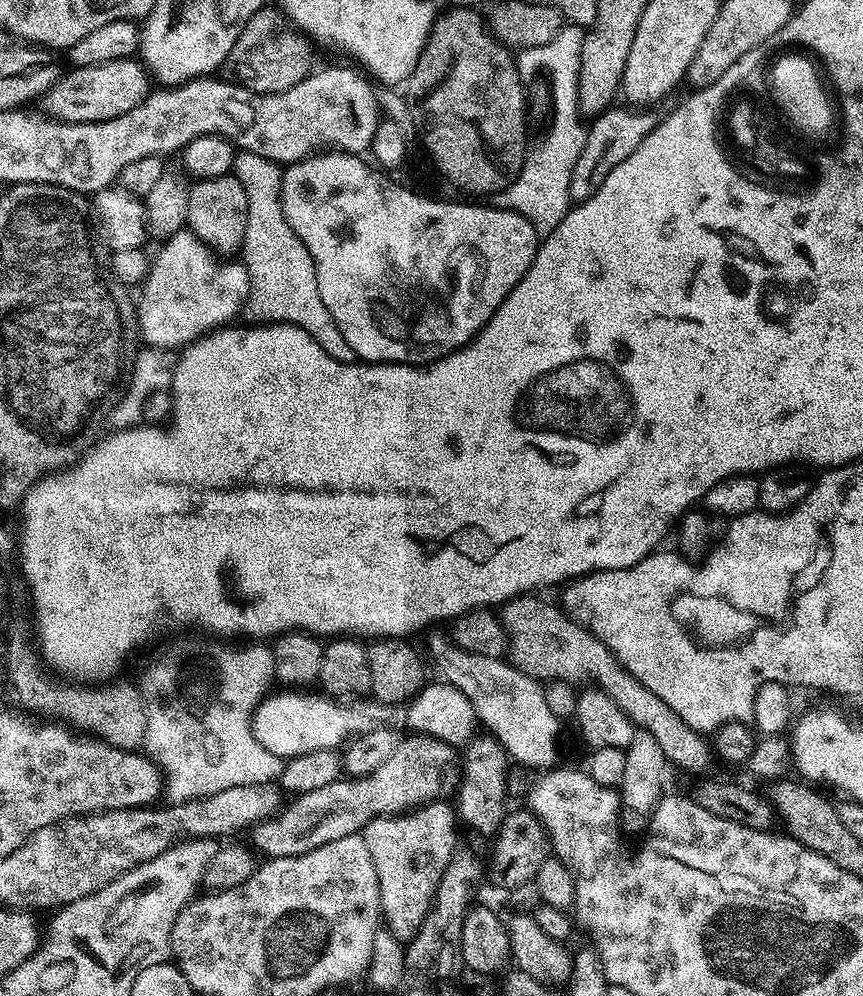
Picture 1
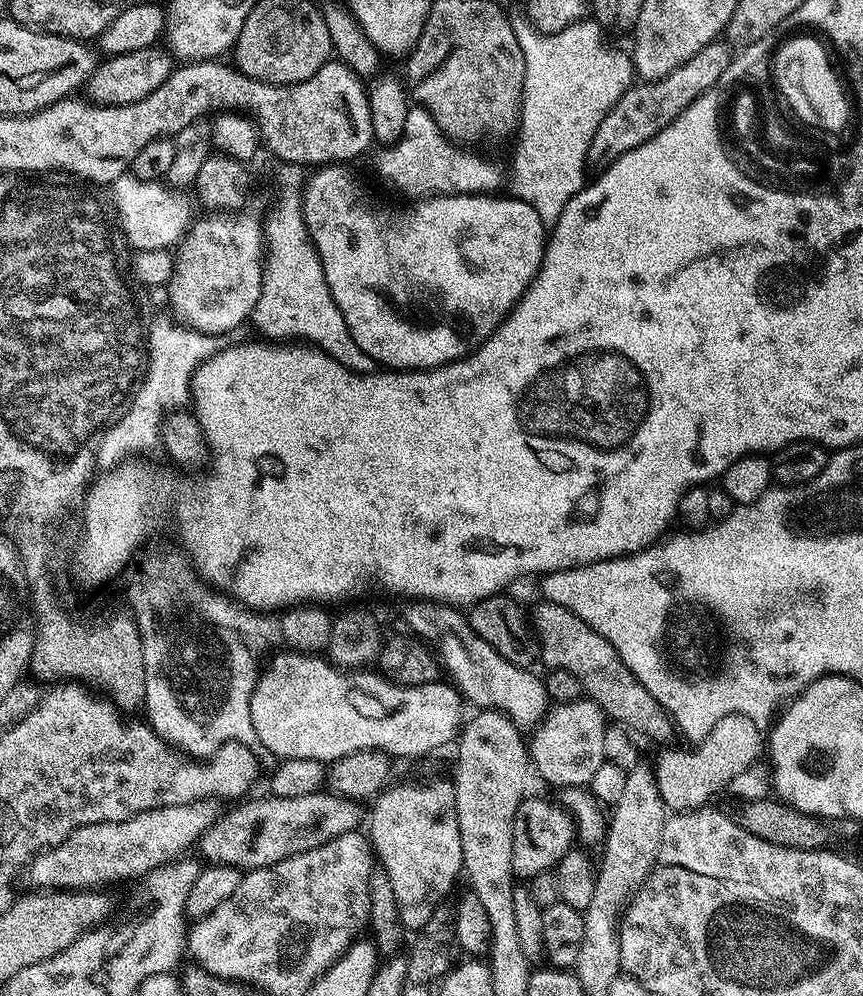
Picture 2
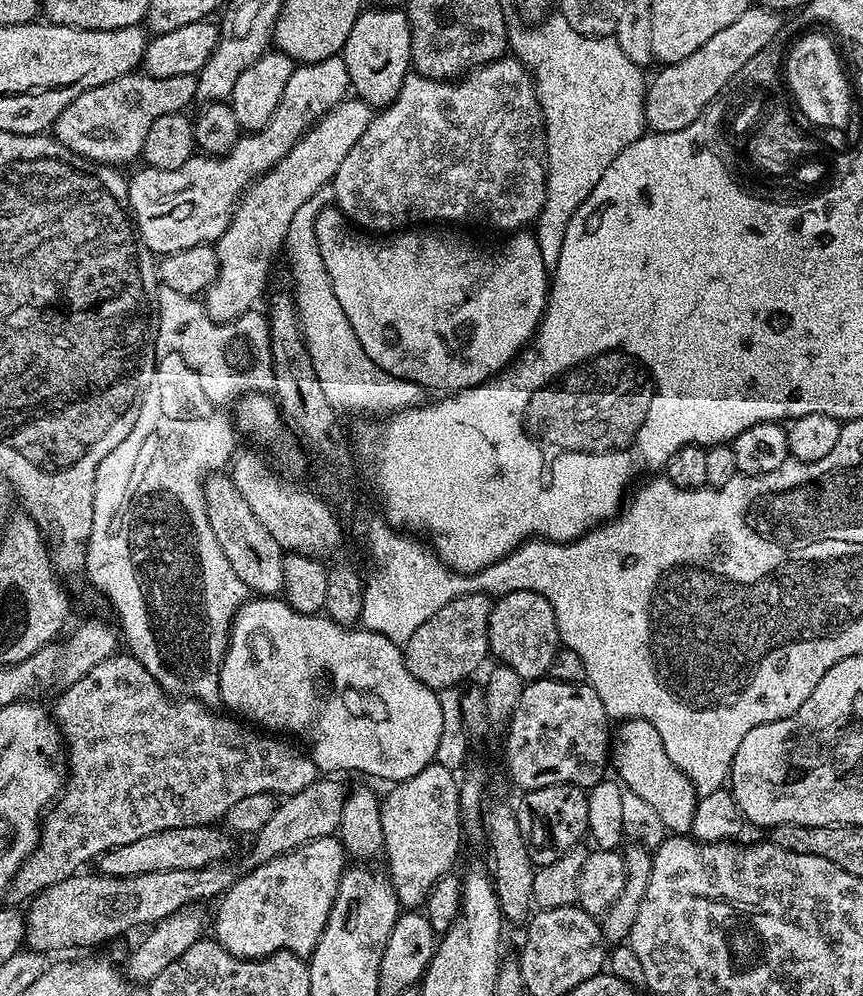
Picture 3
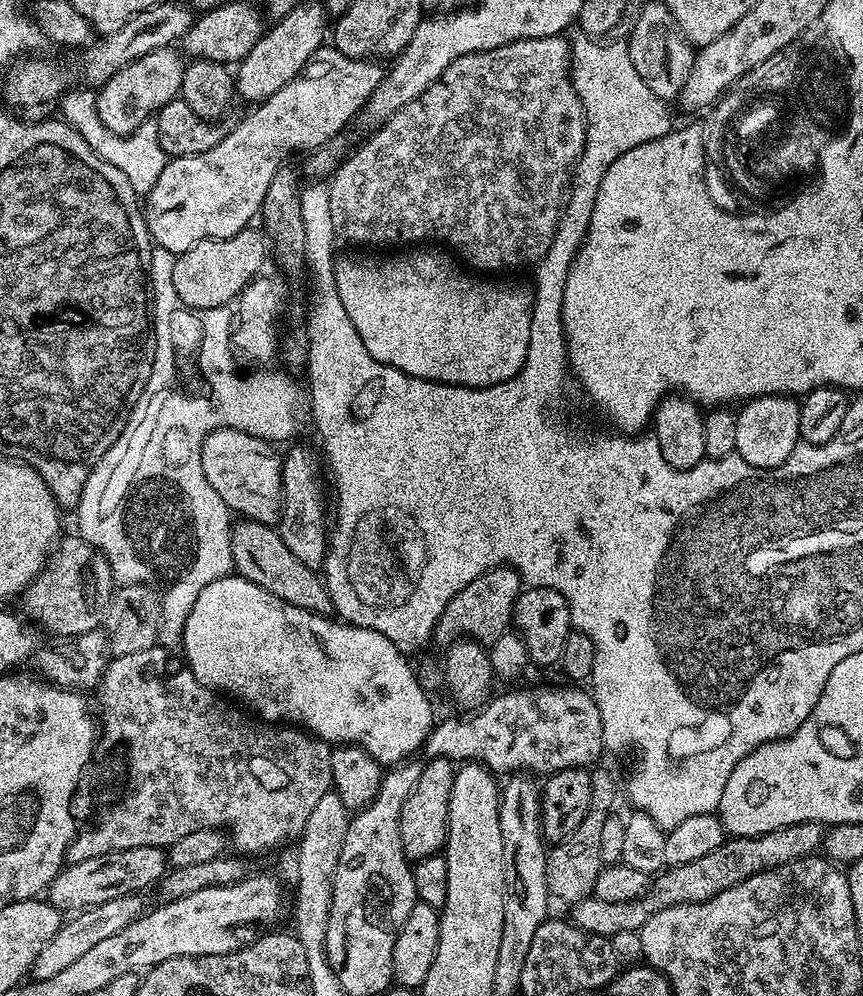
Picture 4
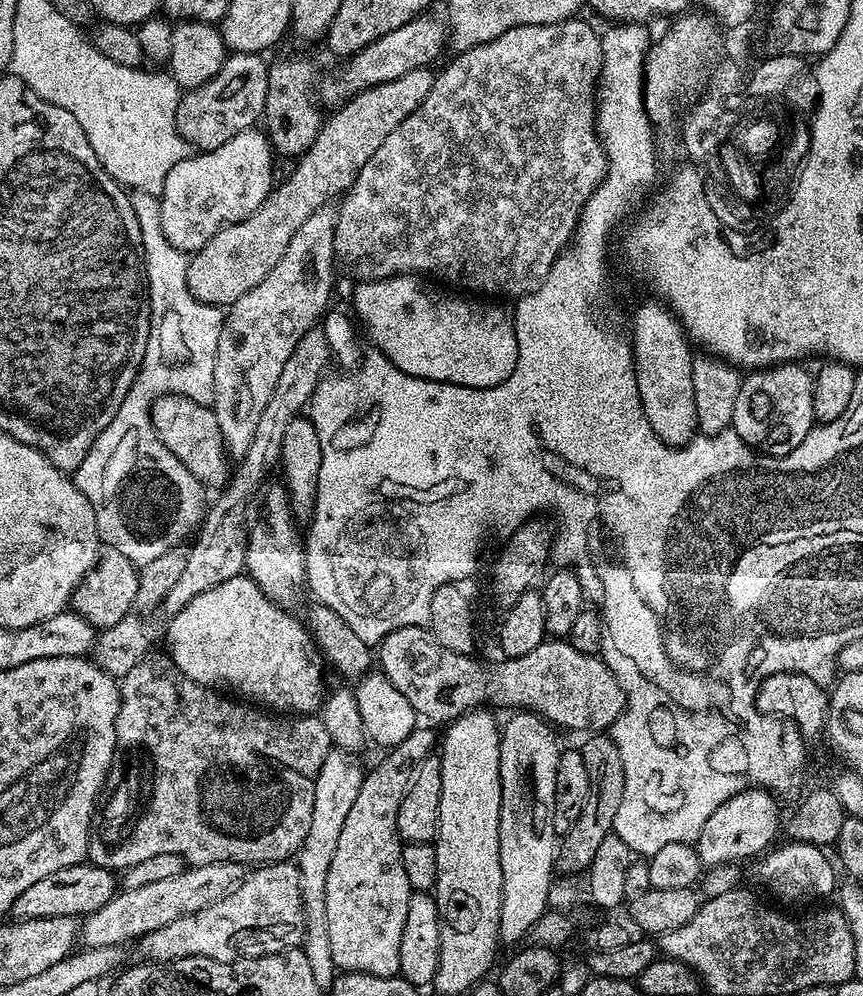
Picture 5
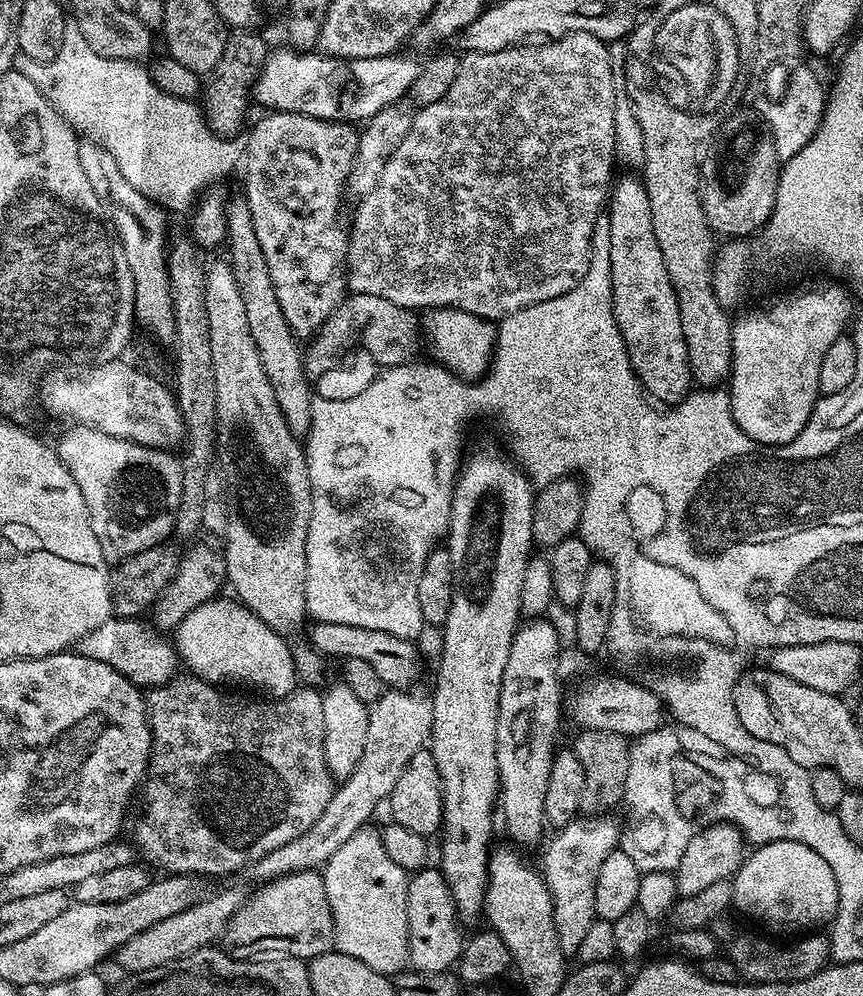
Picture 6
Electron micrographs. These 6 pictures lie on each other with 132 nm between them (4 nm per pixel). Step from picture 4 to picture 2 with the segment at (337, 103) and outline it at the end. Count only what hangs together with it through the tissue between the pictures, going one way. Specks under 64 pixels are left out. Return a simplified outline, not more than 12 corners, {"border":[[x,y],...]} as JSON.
{"border":[[112,181],[116,219],[133,249],[179,245],[192,200],[167,182]]}

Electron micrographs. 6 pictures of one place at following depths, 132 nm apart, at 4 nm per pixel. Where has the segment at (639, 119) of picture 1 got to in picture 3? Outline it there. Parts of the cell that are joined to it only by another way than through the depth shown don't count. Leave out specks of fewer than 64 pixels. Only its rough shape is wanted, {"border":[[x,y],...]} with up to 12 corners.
{"border":[[753,6],[649,79],[644,122],[677,132],[760,56],[781,13]]}

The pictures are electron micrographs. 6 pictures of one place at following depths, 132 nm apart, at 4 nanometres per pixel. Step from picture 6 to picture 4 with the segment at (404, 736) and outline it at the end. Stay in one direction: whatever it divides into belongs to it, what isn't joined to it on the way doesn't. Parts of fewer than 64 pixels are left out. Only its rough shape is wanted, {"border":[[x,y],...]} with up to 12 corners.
{"border":[[125,894],[65,919],[34,958],[54,978],[142,915]]}

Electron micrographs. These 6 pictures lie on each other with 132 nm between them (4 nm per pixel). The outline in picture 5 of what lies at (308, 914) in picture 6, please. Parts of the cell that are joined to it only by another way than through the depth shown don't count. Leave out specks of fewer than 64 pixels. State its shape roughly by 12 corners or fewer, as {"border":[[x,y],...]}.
{"border":[[295,863],[141,936],[141,957],[223,964],[300,948]]}

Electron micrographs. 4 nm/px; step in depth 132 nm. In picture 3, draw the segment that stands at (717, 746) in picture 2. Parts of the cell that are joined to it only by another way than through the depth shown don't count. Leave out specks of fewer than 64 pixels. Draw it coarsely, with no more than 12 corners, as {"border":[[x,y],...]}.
{"border":[[652,723],[611,733],[621,785],[665,831],[687,835],[699,797],[670,761]]}

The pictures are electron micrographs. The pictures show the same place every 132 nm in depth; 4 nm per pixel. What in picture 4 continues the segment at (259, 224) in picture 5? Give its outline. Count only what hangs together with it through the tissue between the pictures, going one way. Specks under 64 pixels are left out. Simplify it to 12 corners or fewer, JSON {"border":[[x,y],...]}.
{"border":[[259,227],[179,253],[174,287],[188,307],[228,306],[261,275]]}

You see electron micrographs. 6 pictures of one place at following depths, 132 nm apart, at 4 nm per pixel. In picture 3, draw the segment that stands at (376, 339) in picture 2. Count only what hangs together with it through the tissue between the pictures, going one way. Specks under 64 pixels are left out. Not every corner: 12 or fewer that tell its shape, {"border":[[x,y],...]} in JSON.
{"border":[[316,219],[362,350],[432,394],[491,380],[548,305],[531,231]]}

